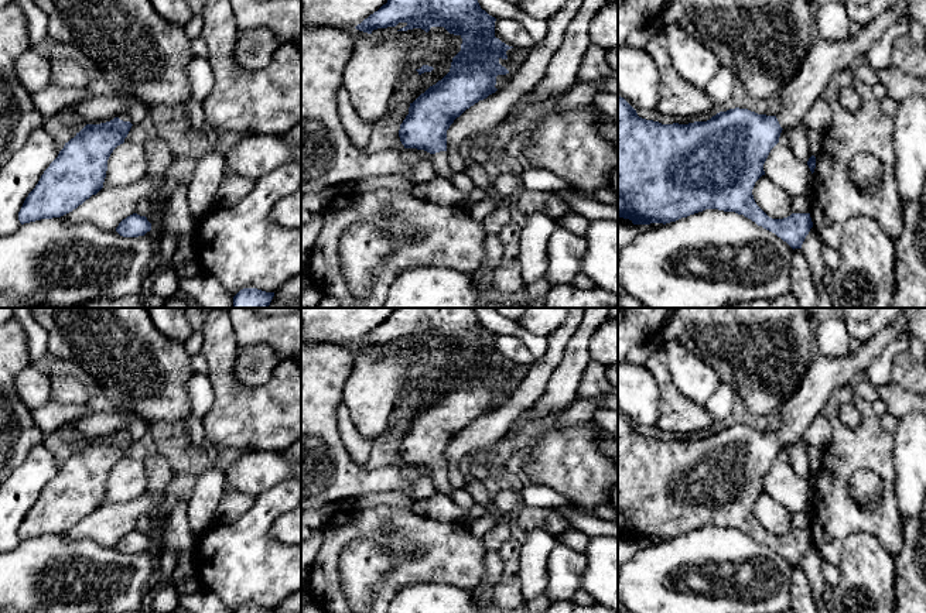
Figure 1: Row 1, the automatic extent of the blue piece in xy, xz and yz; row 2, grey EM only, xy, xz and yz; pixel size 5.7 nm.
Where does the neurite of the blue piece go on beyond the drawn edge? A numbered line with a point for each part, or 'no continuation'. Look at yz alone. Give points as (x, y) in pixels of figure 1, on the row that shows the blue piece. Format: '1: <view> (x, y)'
1: yz (824, 58)

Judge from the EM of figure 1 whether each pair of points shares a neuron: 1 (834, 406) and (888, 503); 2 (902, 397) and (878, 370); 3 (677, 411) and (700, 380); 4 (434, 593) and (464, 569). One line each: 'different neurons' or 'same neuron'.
1: same neuron
2: different neurons
3: different neurons
4: different neurons

